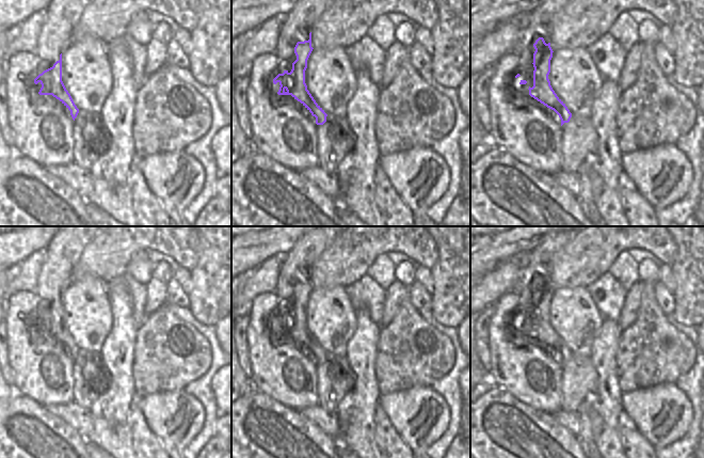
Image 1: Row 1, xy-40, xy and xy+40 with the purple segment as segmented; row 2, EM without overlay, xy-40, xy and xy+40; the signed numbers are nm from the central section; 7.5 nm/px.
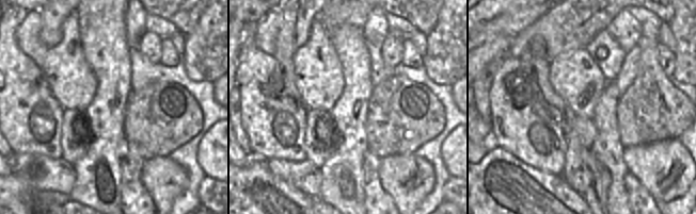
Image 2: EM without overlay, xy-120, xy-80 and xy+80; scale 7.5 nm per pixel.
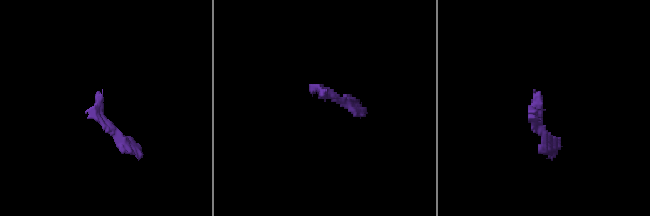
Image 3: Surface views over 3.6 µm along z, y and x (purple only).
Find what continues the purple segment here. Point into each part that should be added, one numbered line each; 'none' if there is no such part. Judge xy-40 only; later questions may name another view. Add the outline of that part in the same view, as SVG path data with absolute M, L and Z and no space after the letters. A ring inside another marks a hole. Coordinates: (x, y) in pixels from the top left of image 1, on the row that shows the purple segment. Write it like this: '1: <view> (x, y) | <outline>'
1: xy-40 (61, 16) | M51 0L36 45L43 70L53 66L73 41L73 32L92 0Z

